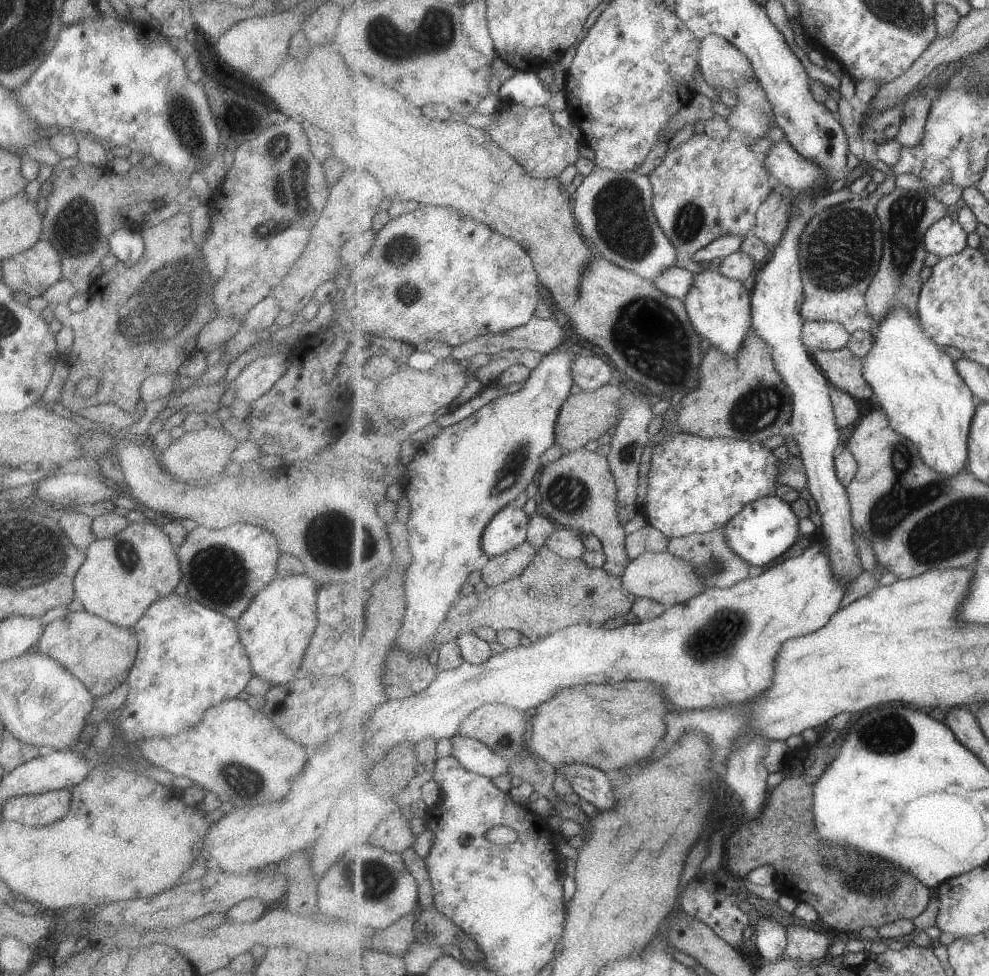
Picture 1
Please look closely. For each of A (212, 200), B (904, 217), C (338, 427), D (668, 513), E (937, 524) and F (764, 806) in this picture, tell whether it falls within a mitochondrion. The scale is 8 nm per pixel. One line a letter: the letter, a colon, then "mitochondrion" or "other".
A: other
B: mitochondrion
C: other
D: other
E: mitochondrion
F: other

